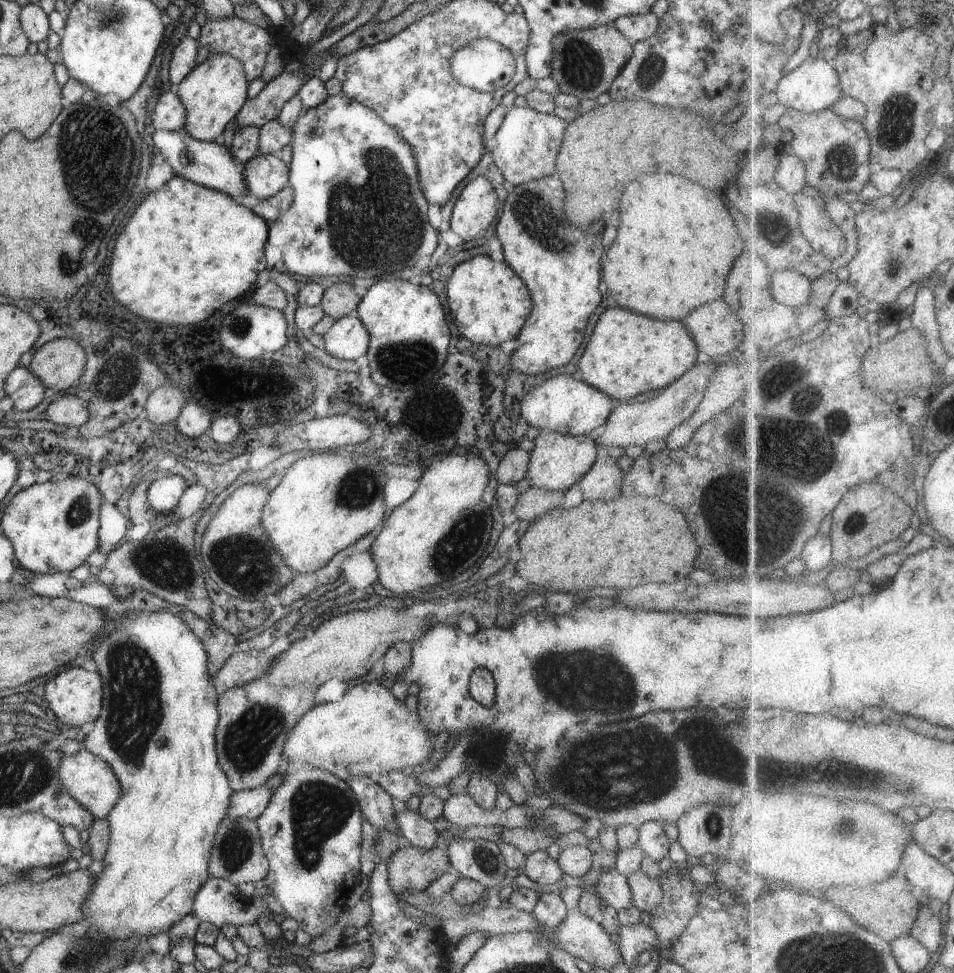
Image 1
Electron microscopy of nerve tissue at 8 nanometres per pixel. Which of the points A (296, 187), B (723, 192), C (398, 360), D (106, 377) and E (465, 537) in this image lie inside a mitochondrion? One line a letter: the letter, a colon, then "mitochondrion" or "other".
A: other
B: other
C: mitochondrion
D: mitochondrion
E: mitochondrion

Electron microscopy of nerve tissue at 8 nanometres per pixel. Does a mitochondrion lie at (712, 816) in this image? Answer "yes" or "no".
yes

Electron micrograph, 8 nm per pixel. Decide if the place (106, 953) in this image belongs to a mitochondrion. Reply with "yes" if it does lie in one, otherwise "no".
yes

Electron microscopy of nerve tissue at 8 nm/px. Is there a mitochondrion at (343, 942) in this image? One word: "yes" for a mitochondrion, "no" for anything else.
no

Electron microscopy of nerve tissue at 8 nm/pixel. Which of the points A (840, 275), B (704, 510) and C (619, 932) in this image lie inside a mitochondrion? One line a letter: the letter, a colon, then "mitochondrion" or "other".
A: other
B: mitochondrion
C: other

